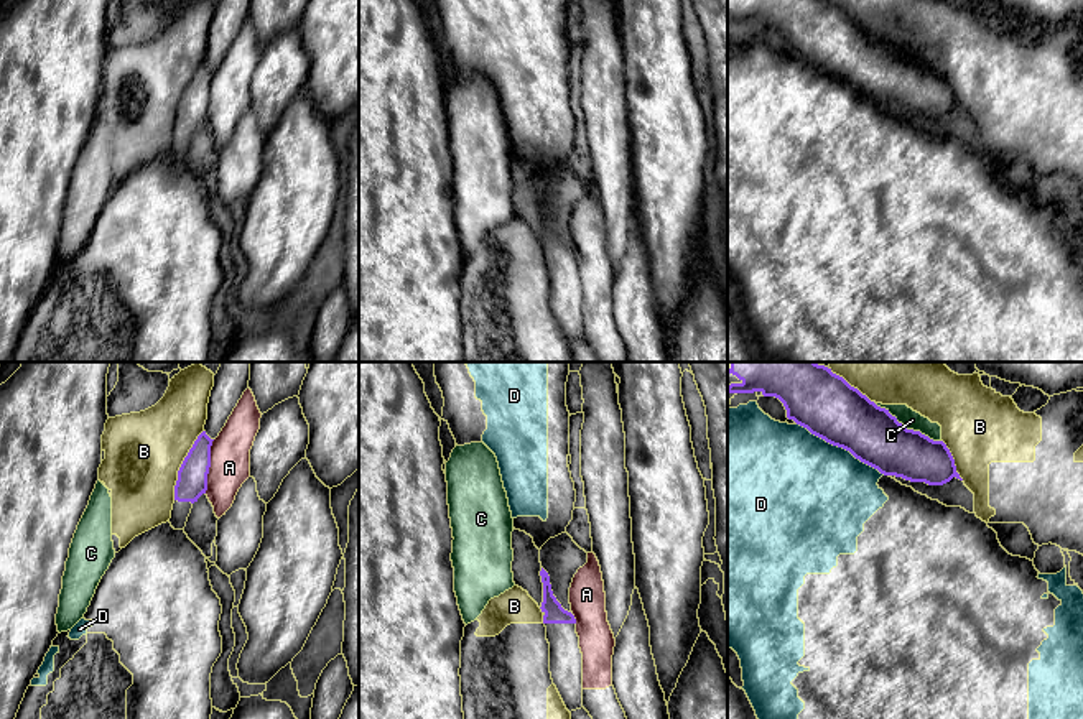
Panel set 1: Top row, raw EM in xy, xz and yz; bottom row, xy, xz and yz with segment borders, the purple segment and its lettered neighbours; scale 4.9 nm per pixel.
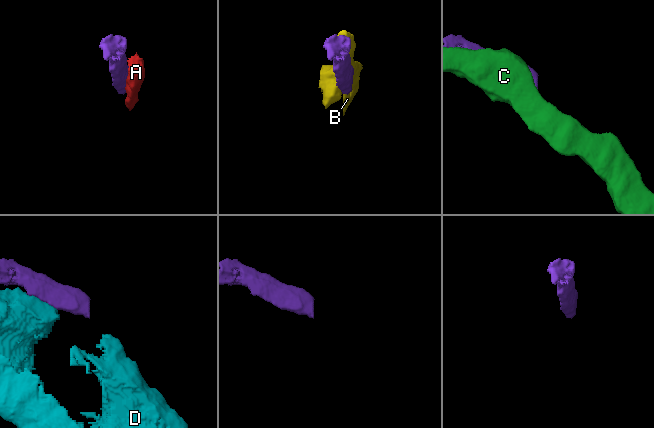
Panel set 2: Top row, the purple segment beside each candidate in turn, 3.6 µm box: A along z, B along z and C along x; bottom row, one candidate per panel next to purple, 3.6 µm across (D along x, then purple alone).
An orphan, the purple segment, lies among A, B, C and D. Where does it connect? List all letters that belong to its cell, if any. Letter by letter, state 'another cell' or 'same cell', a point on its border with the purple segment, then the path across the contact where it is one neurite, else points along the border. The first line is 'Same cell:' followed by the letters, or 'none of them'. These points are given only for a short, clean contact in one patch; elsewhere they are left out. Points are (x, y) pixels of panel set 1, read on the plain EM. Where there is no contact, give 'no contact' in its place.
Same cell: none of them
A: another cell | xy (209, 97) | along xy (214, 71), (208, 120), (204, 124)
B: another cell | xy (181, 96)
C: another cell | yz (906, 60)
D: another cell | yz (841, 78)

